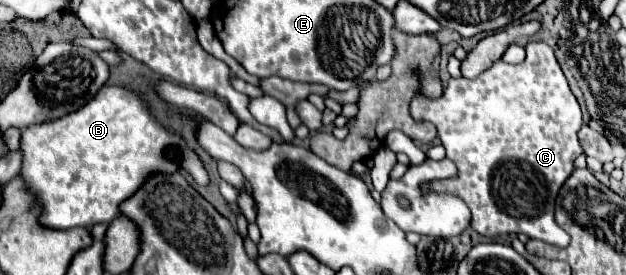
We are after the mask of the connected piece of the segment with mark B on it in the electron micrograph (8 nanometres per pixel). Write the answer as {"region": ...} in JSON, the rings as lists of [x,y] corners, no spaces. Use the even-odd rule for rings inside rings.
{"region":[[[103,86],[95,100],[79,108],[79,112],[63,116],[63,120],[35,124],[33,128],[23,130],[19,150],[23,152],[19,176],[25,182],[25,190],[41,204],[37,222],[51,230],[91,228],[93,224],[101,222],[109,224],[119,216],[119,204],[131,196],[131,192],[135,192],[135,188],[139,188],[139,184],[143,184],[151,172],[177,172],[185,168],[197,184],[205,186],[209,182],[199,158],[187,148],[187,144],[157,124],[139,96],[121,86]]]}

